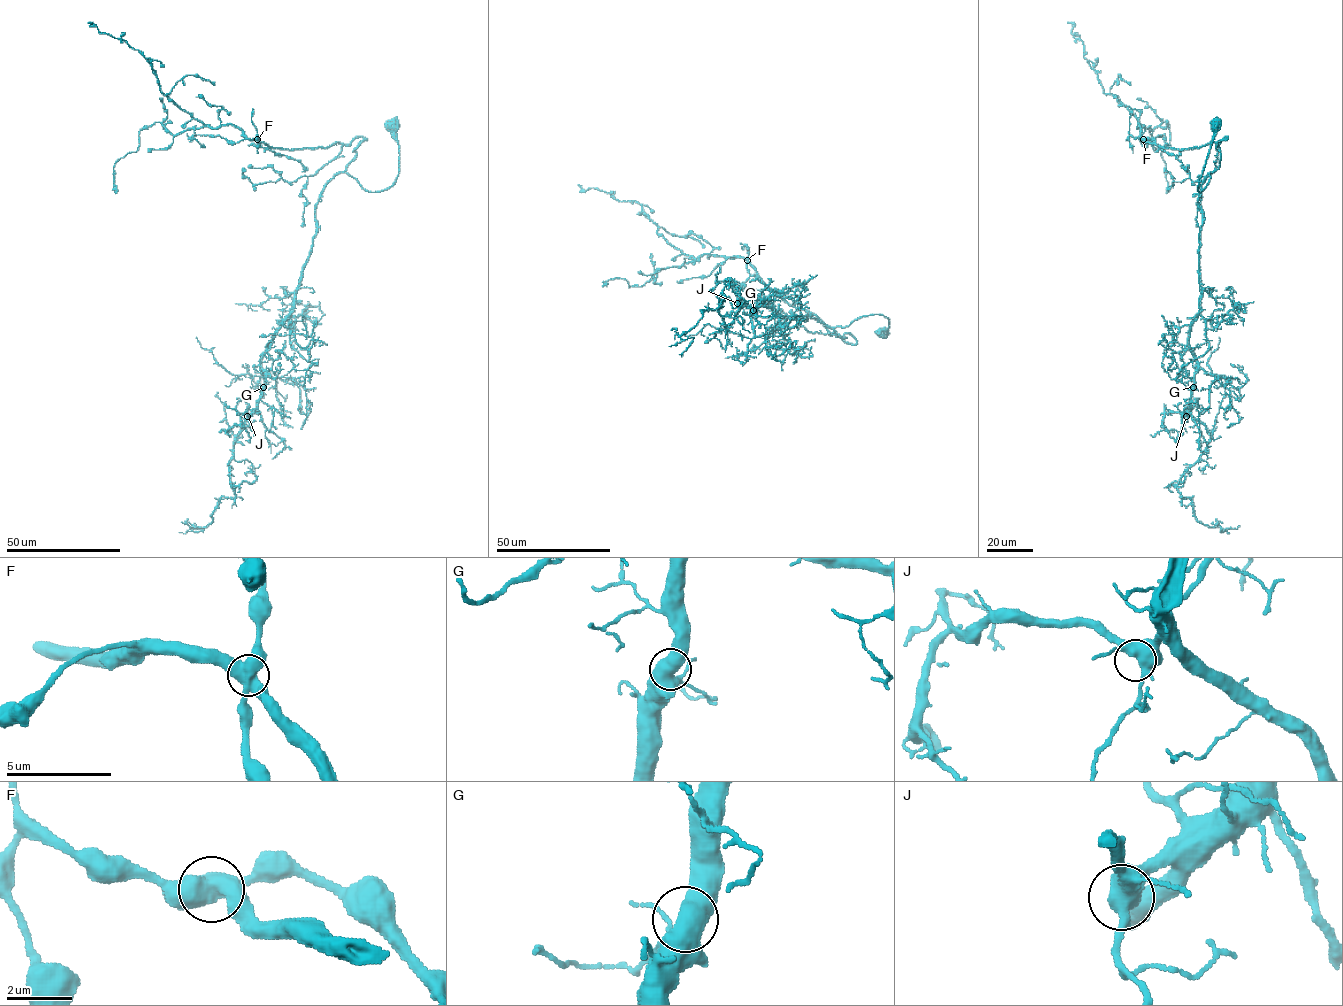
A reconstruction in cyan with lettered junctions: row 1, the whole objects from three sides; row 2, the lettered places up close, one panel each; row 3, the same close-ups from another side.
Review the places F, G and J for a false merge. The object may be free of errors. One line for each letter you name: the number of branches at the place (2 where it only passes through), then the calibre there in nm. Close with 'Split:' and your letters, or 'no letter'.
F: 4 branches meet; 600 nm thick
Split: F

